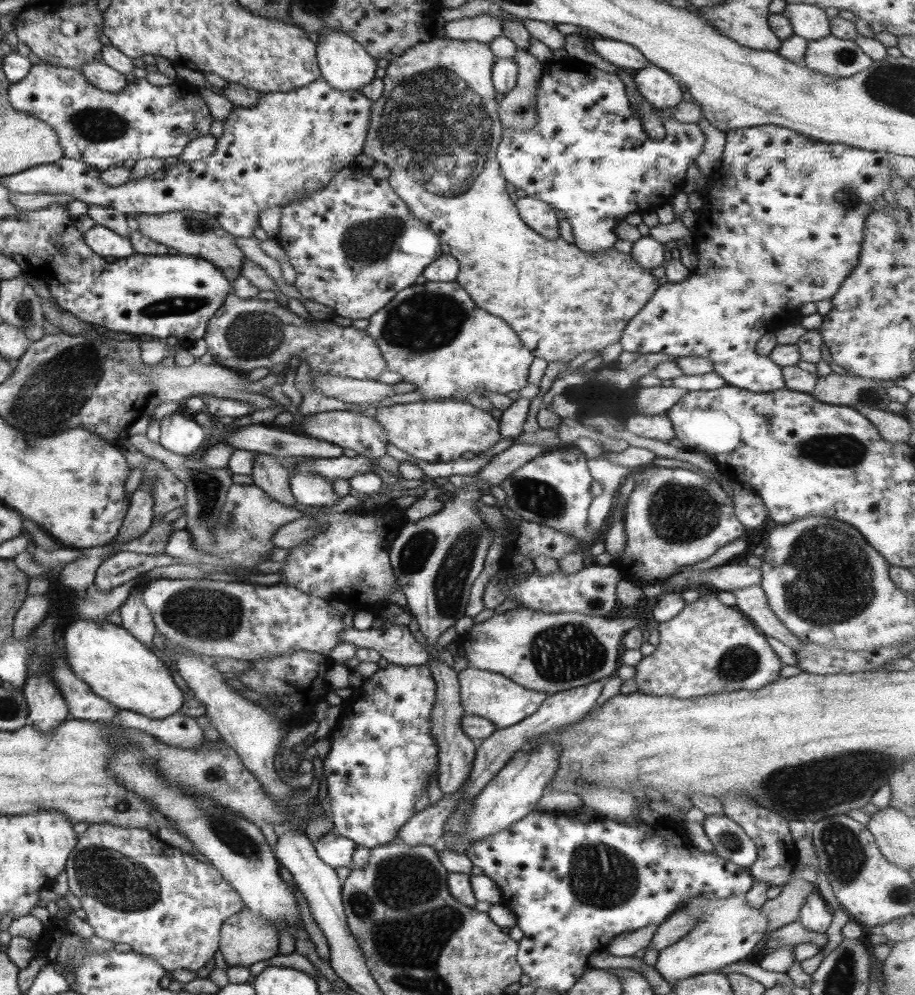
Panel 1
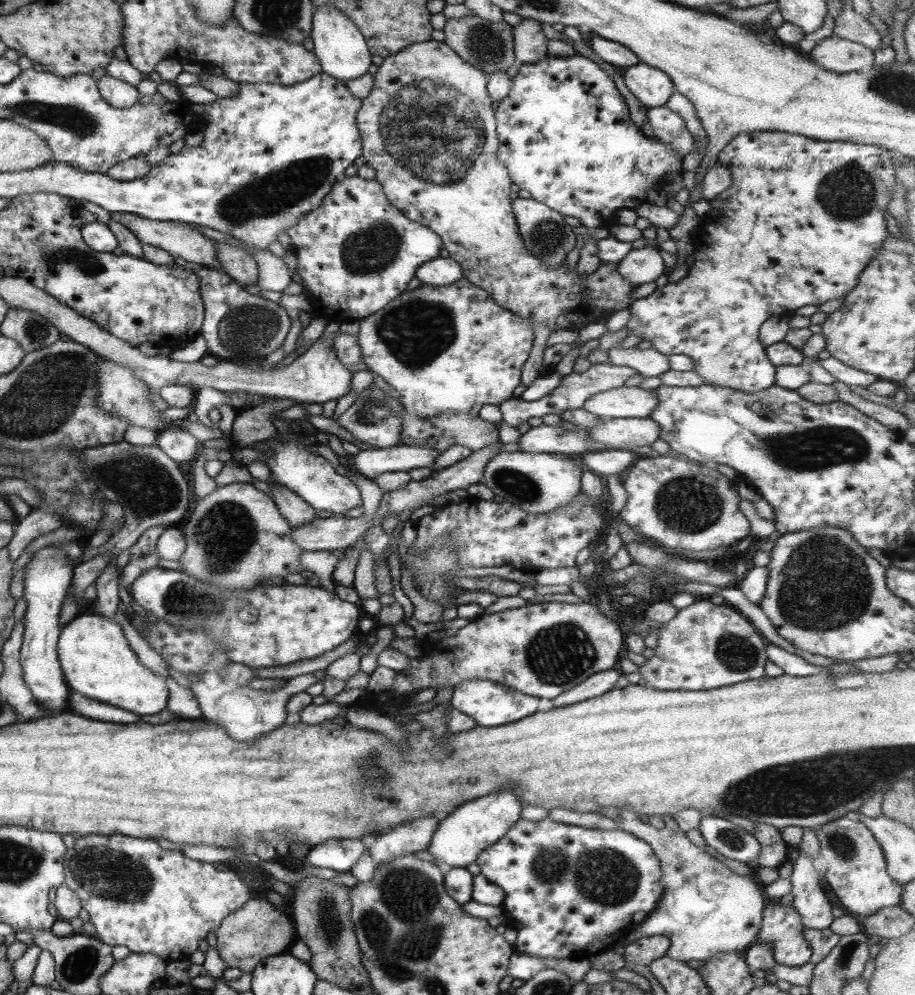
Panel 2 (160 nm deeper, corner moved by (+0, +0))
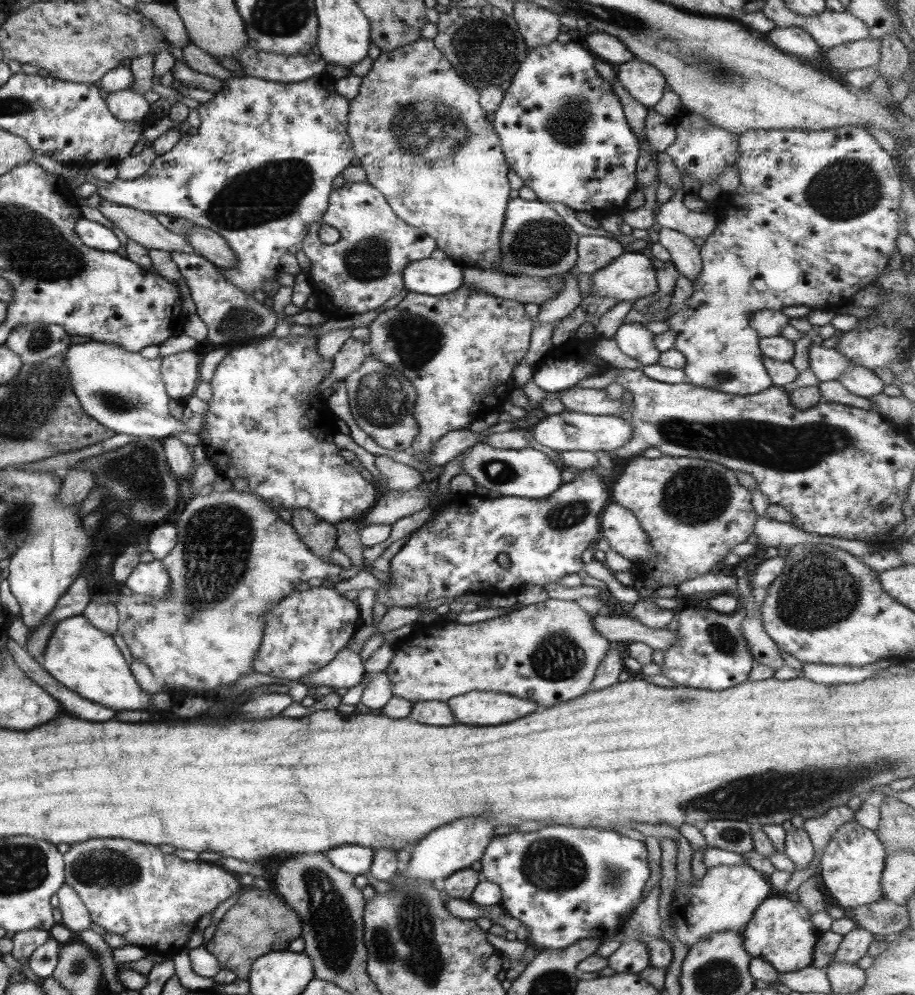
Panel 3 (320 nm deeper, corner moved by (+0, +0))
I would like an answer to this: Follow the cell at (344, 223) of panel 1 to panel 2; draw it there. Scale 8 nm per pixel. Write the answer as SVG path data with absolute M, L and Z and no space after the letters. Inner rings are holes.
M356 174L335 181L319 206L298 218L297 224L290 226L286 234L291 239L291 251L296 256L296 273L311 294L309 300L318 314L337 325L359 321L384 308L406 290L415 269L421 263L439 257L442 248L442 240L433 231L411 222L394 208L374 178L365 180Z

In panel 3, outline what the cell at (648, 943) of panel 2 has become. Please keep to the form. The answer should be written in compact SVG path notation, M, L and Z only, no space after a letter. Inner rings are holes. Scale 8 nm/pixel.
M635 940L625 941L606 958L607 968L614 974L636 974L650 966L646 946Z

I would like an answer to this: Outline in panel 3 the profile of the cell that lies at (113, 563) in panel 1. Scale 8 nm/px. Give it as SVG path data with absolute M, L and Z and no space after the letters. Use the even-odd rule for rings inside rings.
M97 595L90 599L82 610L82 615L91 626L105 634L115 634L118 625L118 614L115 605L108 595Z

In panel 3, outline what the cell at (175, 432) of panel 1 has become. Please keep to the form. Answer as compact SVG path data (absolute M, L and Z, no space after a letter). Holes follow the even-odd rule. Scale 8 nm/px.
M175 435L161 440L166 459L166 467L175 479L190 477L195 464L191 447L182 444Z

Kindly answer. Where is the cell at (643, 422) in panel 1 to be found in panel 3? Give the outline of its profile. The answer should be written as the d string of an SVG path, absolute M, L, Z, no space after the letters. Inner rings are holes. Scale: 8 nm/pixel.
M561 411L559 414L548 414L539 419L529 429L535 442L556 452L579 450L595 453L605 451L611 453L619 446L625 446L630 437L628 421L613 415L591 415L578 412Z

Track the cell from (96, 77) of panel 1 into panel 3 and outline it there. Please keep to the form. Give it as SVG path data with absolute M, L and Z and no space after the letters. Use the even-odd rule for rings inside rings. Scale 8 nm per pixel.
M130 88L109 92L103 98L109 113L119 122L139 122L150 112L150 104Z

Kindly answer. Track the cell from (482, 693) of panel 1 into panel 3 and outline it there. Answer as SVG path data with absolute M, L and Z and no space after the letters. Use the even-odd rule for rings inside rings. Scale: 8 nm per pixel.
M471 691L467 694L457 695L445 702L453 712L455 723L469 726L497 726L505 724L517 718L531 714L536 704L523 698L517 698L511 694L503 694L493 691Z

